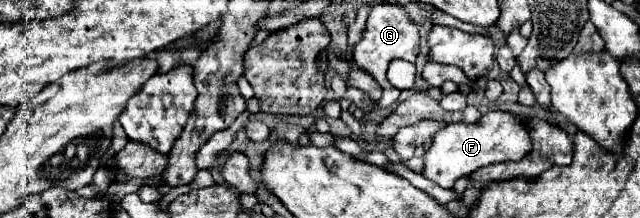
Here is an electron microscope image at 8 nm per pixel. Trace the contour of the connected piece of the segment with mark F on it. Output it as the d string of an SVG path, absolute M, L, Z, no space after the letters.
M489 110L481 116L477 124L447 124L433 136L431 148L425 152L425 166L423 176L439 184L441 188L453 188L455 180L469 176L477 168L499 164L499 162L517 162L531 150L529 130L521 124L521 118L503 112L503 110Z

